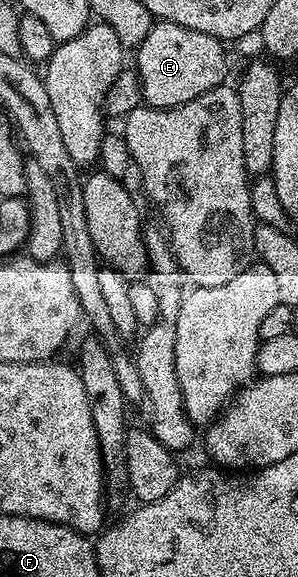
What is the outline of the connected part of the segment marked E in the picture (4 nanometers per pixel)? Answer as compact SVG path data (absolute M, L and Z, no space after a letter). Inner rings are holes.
M155 20L136 48L136 72L142 84L142 100L154 109L175 109L223 84L227 46L204 31L192 31L180 23Z

